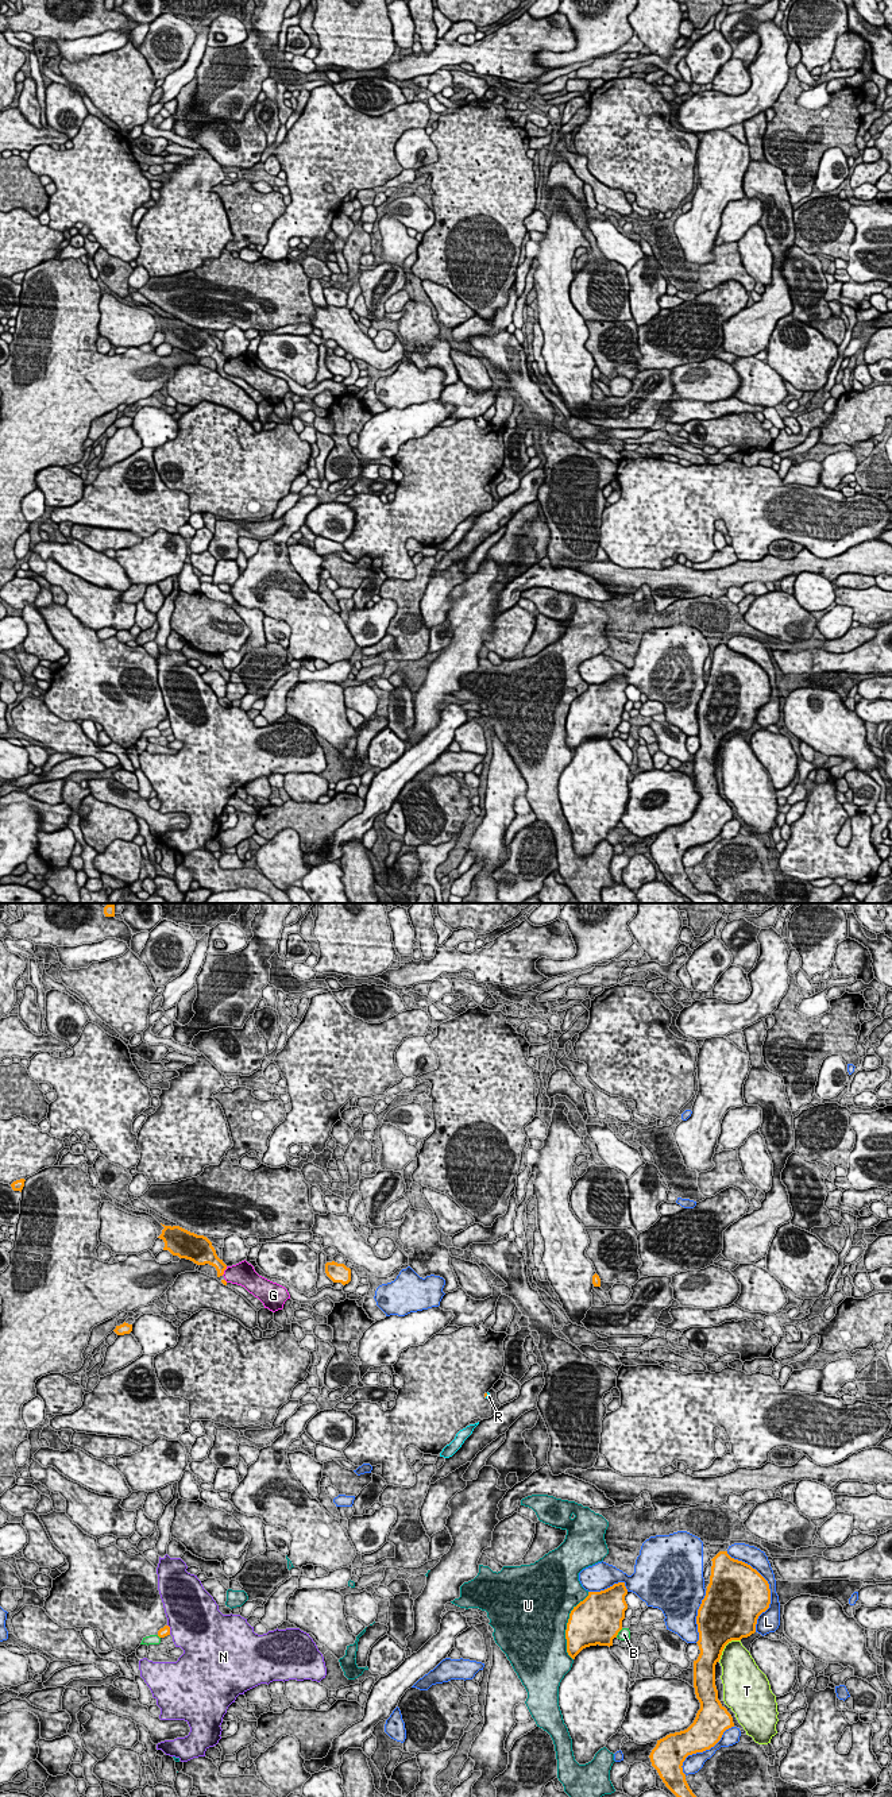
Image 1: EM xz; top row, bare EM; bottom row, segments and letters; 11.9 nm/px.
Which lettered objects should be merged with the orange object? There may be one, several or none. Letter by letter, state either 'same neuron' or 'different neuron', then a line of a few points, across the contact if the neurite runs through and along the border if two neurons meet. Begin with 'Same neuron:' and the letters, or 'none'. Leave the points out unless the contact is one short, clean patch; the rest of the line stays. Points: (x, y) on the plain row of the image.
Same neuron: R
B: different neuron
G: different neuron
L: different neuron
N: different neuron
R: same neuron | xz (485, 486), (486, 488), (489, 489)
T: different neuron
U: different neuron

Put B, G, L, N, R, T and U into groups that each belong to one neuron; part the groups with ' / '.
B / G / L / N / R / T / U

